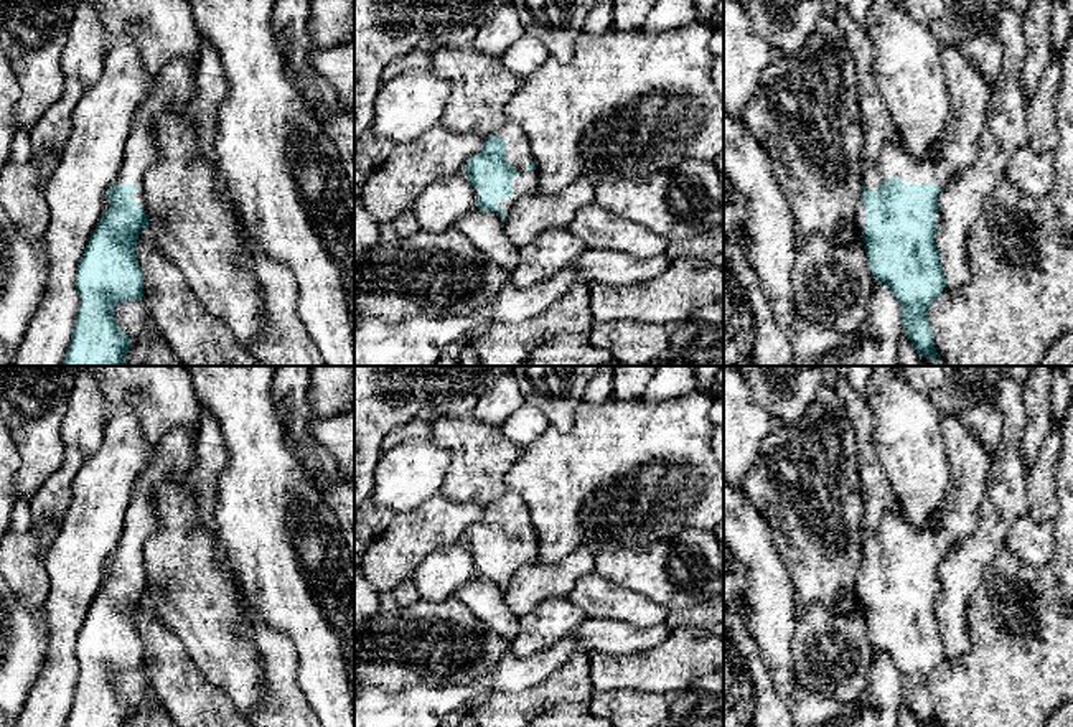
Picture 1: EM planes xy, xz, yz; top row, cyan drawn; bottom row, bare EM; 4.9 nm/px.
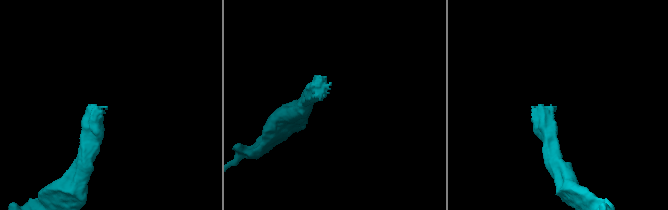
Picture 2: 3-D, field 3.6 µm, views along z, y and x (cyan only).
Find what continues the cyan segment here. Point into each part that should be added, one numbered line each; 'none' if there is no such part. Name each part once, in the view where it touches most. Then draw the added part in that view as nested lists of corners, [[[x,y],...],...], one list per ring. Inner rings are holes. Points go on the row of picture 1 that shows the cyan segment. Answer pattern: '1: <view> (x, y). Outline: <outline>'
1: xz (518, 145). Outline: [[[508,120],[493,135],[506,138],[506,162],[519,171],[519,175],[513,178],[513,195],[499,199],[499,206],[508,216],[521,196],[537,193],[539,171],[537,168],[526,168],[527,163],[534,162],[534,157],[531,140],[519,124]]]

